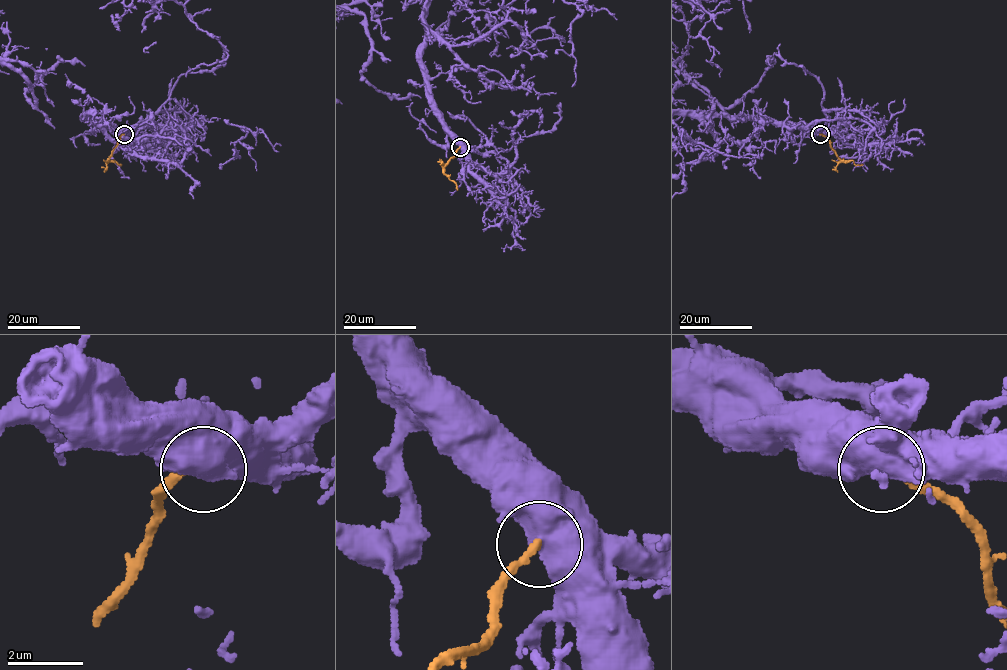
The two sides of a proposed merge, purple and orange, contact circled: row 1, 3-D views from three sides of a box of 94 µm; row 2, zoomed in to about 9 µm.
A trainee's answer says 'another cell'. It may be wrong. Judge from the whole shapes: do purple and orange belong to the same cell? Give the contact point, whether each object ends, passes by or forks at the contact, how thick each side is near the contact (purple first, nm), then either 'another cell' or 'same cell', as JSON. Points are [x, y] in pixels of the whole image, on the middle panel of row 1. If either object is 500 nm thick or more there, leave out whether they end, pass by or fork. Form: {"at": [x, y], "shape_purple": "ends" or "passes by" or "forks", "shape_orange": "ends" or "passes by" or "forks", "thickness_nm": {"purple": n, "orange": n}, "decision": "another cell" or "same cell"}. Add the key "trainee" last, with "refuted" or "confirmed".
{"at": [460, 147], "thickness_nm": {"purple": 750, "orange": 190}, "decision": "another cell", "trainee": "confirmed"}

